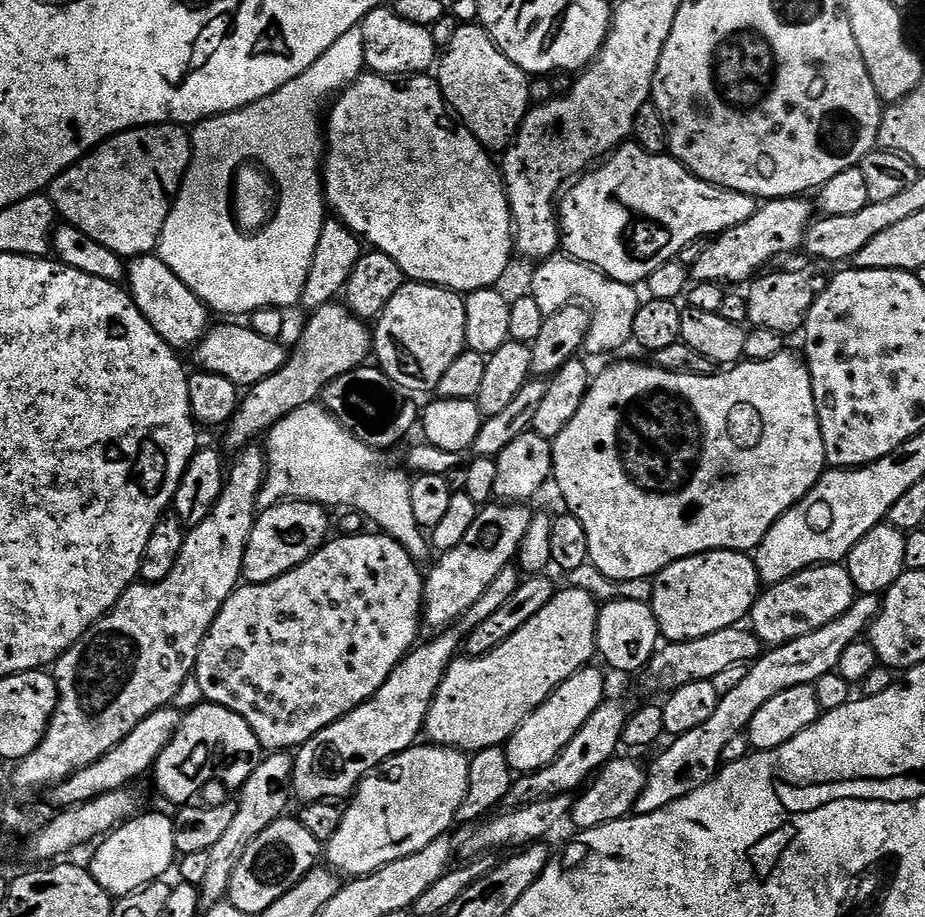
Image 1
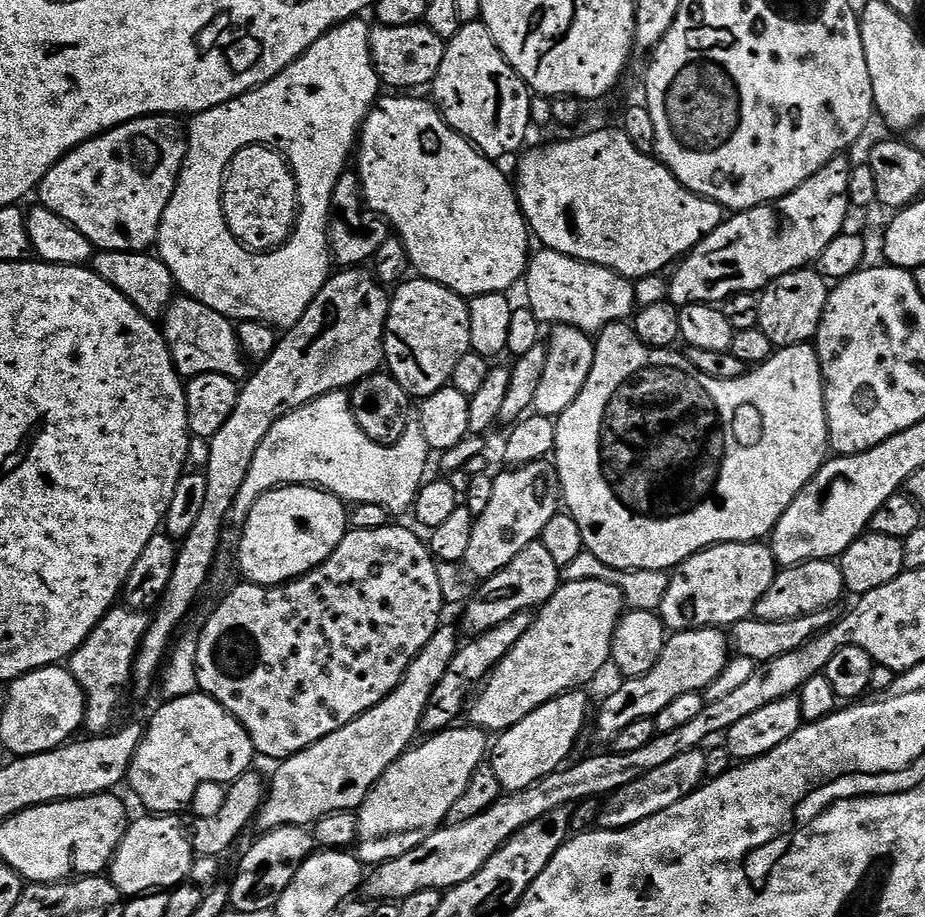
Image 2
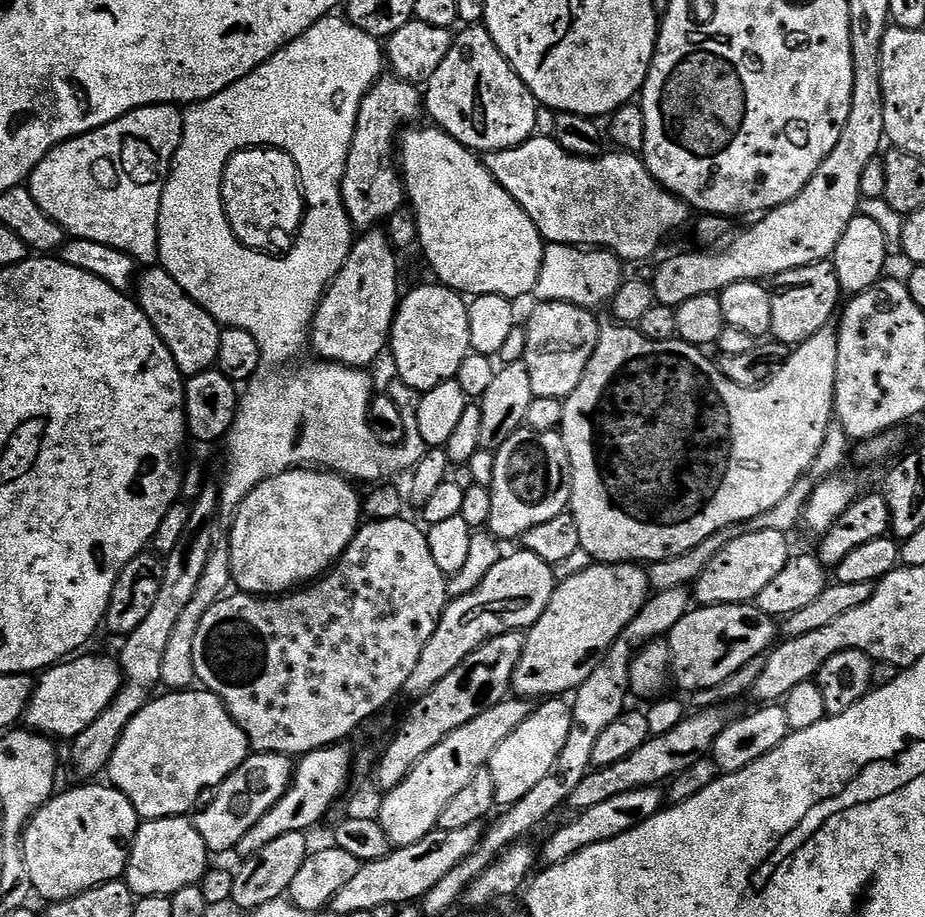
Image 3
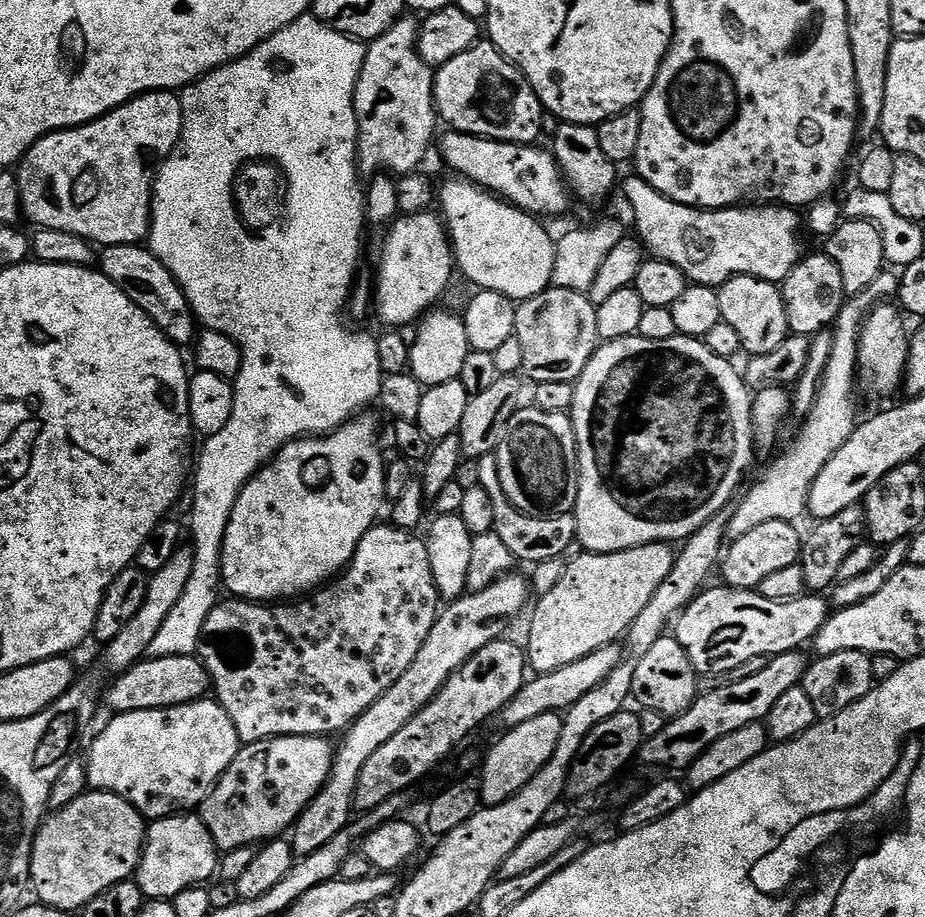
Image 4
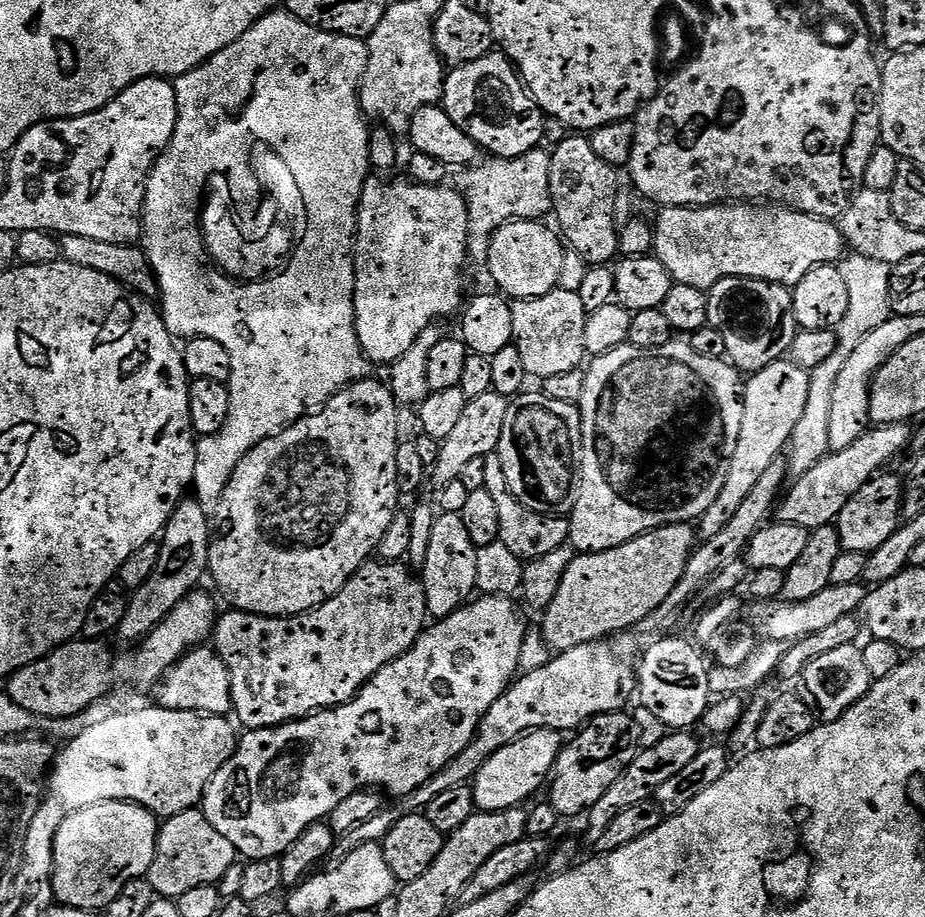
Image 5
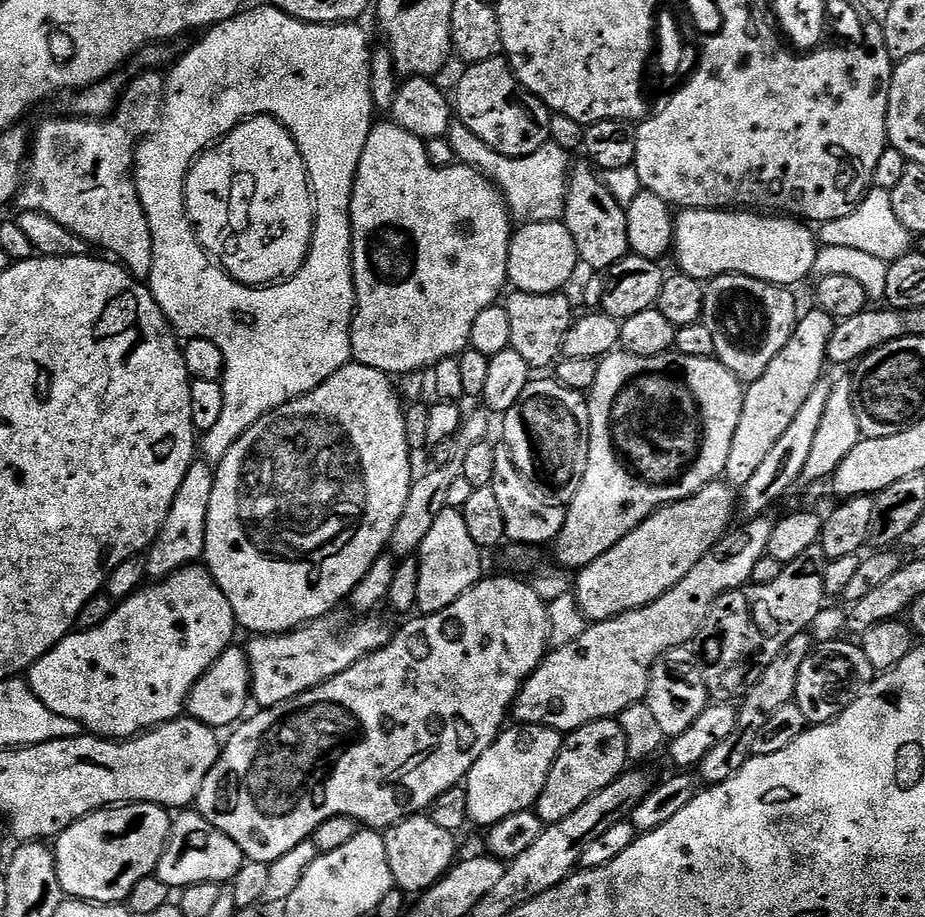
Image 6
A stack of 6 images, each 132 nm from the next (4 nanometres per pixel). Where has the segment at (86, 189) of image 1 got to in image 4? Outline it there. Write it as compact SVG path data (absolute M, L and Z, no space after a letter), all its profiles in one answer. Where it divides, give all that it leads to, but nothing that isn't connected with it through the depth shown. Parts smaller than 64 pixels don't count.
M175 91L144 92L89 124L51 132L20 159L15 169L23 215L27 219L29 216L37 229L66 230L66 234L81 236L96 246L147 241L152 226L154 177L174 150L181 134L182 106Z

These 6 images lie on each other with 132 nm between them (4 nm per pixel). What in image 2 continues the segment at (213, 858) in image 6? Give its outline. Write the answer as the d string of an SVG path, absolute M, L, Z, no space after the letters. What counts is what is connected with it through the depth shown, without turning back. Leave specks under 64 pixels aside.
M148 814L145 820L133 819L128 825L128 833L116 851L116 857L110 865L110 879L124 898L135 898L150 892L171 890L185 883L192 874L194 853L192 842L187 831L180 829L180 824L172 814Z

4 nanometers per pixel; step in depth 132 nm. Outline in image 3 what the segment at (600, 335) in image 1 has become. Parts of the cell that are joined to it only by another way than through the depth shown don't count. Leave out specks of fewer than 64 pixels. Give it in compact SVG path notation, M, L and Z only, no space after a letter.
M548 244L543 254L533 297L539 302L564 301L589 310L607 305L624 281L623 261L607 249L585 249L570 244Z

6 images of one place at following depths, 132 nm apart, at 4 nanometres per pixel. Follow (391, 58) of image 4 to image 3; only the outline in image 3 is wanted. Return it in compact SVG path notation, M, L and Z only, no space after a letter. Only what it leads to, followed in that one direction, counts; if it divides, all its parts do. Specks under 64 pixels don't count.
M391 74L377 80L376 85L364 95L340 187L342 202L353 229L379 229L399 208L405 207L404 178L394 149L398 144L398 133L405 126L415 125L420 112L422 116L421 89Z

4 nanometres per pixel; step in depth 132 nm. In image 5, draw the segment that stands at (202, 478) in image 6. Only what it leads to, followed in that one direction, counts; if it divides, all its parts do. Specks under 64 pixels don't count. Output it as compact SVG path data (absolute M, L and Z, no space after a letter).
M185 498L170 514L168 524L159 537L160 553L158 566L154 566L154 574L150 574L150 582L146 586L138 586L128 597L126 618L122 618L122 626L118 636L124 640L139 642L145 640L151 632L197 587L200 579L205 579L208 572L208 542L210 539L210 512L194 498Z

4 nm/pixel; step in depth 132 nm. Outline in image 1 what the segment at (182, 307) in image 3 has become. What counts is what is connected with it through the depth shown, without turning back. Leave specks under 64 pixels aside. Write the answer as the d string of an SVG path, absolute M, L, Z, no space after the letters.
M220 322L213 323L208 329L208 333L200 339L199 344L194 349L196 355L195 367L202 372L218 374L230 382L234 382L241 390L253 388L258 382L270 378L287 362L289 353L284 352L283 343L262 338L262 334L254 334L250 326L242 325L240 322Z

